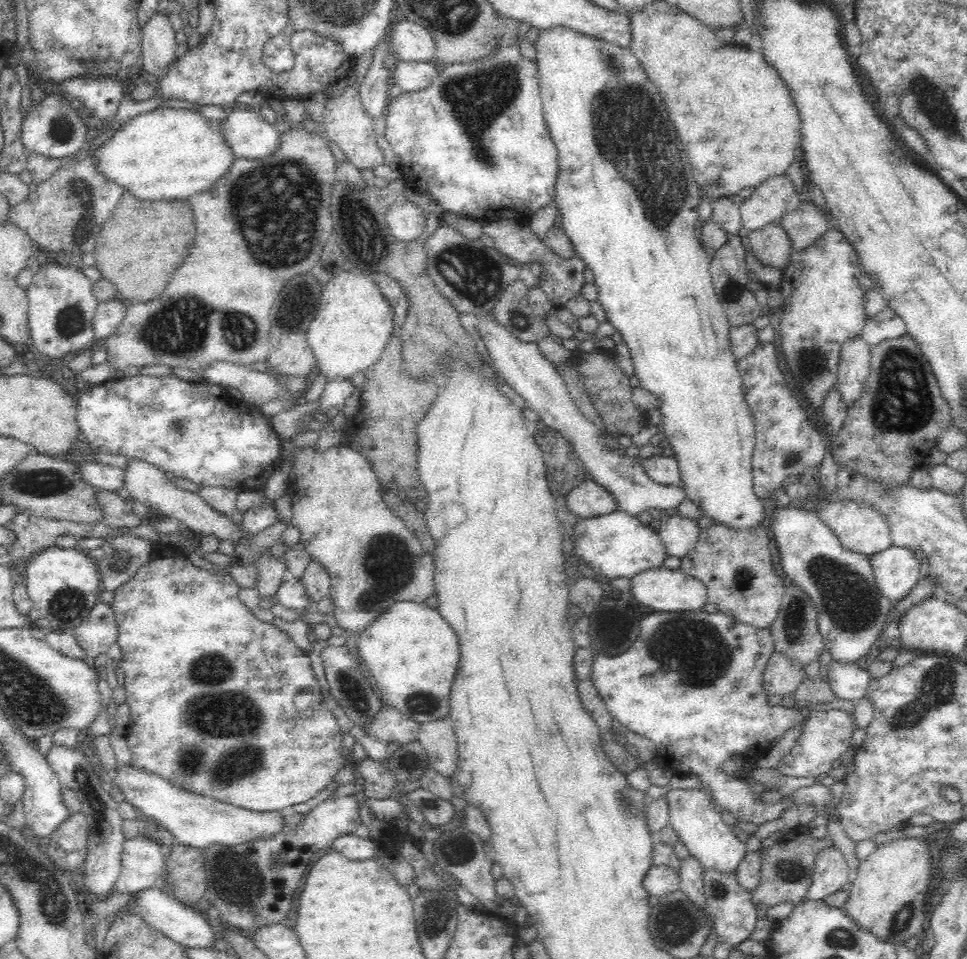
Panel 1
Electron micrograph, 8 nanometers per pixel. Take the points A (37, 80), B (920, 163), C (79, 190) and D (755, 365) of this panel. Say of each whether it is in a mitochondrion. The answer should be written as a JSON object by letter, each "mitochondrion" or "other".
{"A":"other","B":"other","C":"mitochondrion","D":"other"}

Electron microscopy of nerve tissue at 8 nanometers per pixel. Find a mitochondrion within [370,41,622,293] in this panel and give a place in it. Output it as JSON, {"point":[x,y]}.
{"point":[478,98]}

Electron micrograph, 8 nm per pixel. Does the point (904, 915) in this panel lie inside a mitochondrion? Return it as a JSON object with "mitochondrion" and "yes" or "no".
{"mitochondrion":"yes"}

